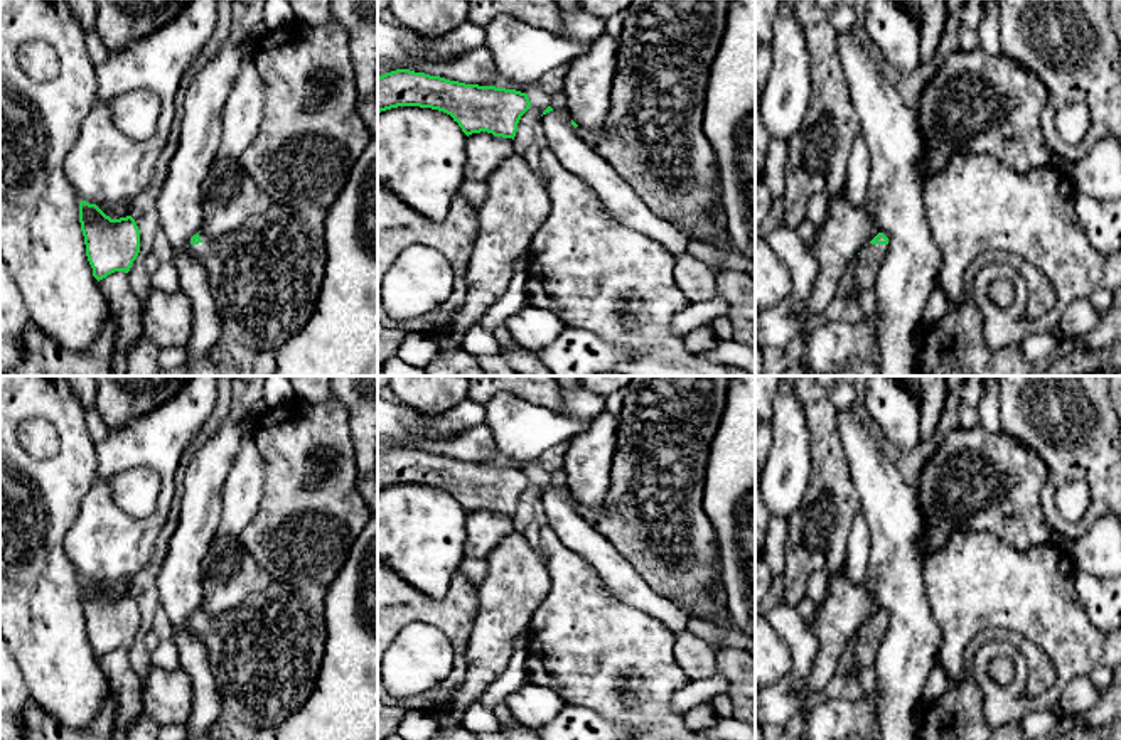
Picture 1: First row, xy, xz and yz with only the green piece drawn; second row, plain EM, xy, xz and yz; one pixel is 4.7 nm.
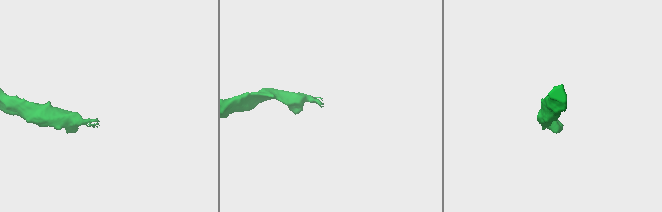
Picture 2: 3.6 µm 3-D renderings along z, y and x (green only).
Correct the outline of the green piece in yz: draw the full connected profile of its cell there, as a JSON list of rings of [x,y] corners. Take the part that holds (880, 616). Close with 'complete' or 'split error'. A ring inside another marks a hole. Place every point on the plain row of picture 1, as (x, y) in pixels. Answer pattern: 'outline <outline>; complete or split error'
outline [[[878,610],[856,634],[853,671],[872,668],[878,652],[878,646],[888,629],[888,615]]]; split error

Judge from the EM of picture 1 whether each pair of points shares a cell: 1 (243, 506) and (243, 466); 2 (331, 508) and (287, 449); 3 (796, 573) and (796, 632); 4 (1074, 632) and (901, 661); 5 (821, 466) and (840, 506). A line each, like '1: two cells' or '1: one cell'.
1: one cell
2: one cell
3: two cells
4: two cells
5: one cell

